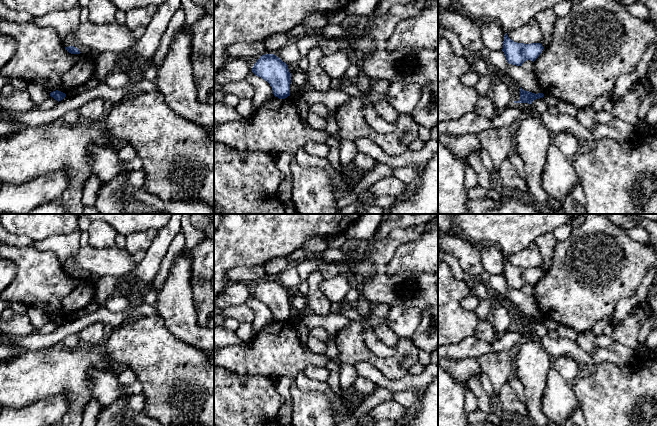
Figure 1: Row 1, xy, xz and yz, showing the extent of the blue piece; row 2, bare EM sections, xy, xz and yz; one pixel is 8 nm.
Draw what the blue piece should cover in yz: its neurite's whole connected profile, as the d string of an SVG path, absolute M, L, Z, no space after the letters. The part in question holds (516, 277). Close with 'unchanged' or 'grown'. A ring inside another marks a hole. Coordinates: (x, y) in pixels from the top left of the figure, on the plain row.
M507 257L504 260L503 273L506 284L509 288L522 290L527 285L535 285L542 277L544 271L541 267L517 267L511 264Z; unchanged

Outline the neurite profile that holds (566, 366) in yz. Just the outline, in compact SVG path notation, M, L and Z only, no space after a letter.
M570 356L554 359L552 368L569 384L574 384L579 378L579 364Z

